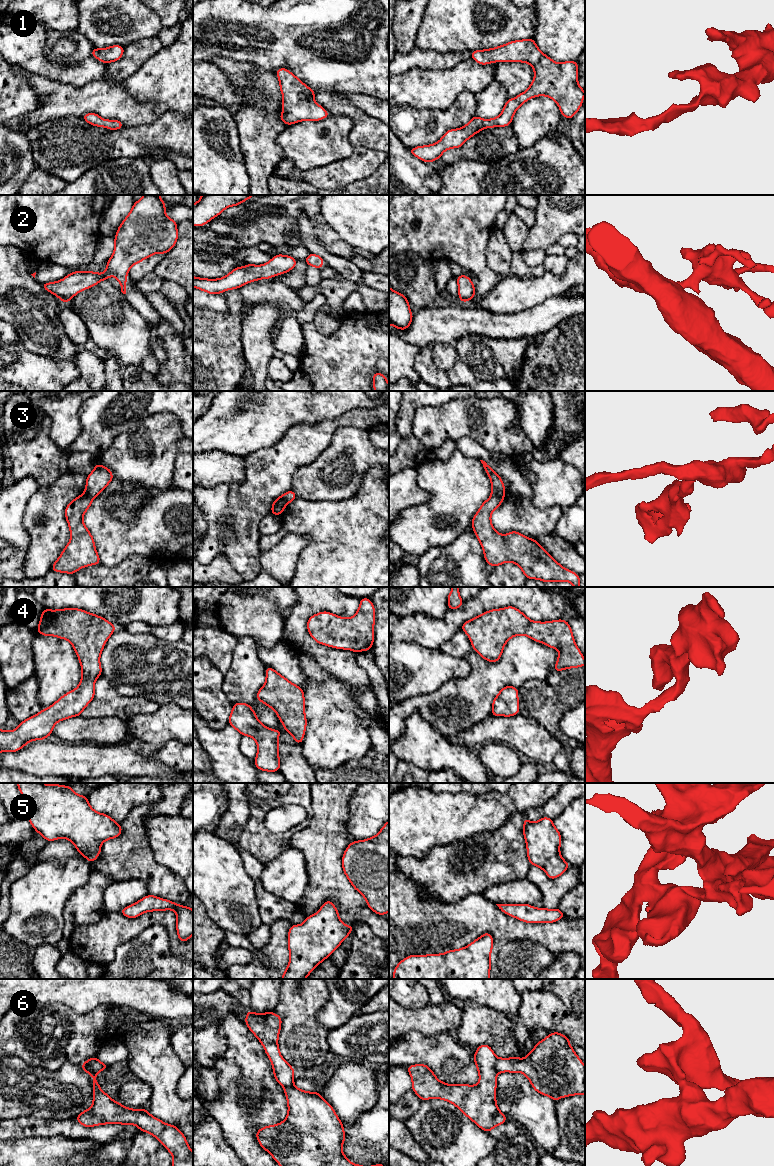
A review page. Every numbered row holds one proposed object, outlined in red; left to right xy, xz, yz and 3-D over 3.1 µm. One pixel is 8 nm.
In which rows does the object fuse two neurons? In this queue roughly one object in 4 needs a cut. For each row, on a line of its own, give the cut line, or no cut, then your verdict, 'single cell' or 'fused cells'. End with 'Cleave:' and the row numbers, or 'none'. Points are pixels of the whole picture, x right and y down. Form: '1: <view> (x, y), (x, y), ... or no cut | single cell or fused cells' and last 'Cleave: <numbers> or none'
1: no cut | single cell
2: no cut | single cell
3: yz (504, 491), (498, 495), (491, 496) | fused cells
4: no cut | single cell
5: no cut | single cell
6: xy (94, 1057), (90, 1061), (89, 1068), (95, 1074) | fused cells
Cleave: 3, 6

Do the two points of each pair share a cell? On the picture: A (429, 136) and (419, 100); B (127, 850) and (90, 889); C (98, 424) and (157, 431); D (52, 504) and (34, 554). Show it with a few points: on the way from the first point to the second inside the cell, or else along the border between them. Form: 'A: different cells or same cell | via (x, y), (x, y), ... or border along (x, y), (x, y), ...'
A: different cells | border along (399, 105), (412, 105), (418, 109), (446, 109)
B: different cells | border along (93, 870), (108, 875), (114, 881)
C: different cells | border along (150, 415), (120, 433), (112, 443)
D: same cell | via (49, 516), (48, 539), (46, 542)

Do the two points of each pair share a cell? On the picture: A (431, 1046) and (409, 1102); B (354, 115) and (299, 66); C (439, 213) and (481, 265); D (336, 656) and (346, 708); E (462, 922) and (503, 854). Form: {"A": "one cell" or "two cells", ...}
{"A": "two cells", "B": "two cells", "C": "one cell", "D": "two cells", "E": "two cells"}

